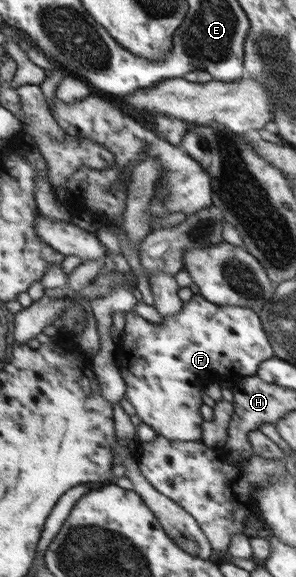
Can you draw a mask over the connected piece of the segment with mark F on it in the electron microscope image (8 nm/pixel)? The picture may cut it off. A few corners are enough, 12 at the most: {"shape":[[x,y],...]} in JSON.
{"shape":[[201,292],[127,313],[127,400],[158,435],[203,441],[213,383],[276,358],[260,313]]}

